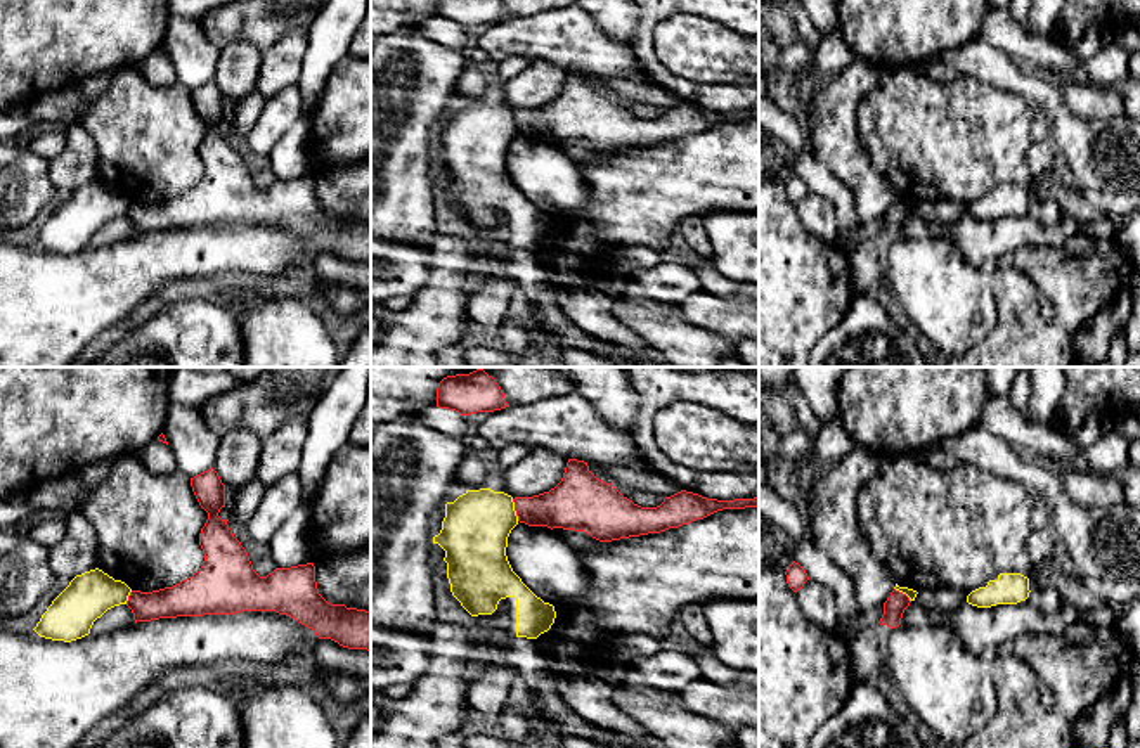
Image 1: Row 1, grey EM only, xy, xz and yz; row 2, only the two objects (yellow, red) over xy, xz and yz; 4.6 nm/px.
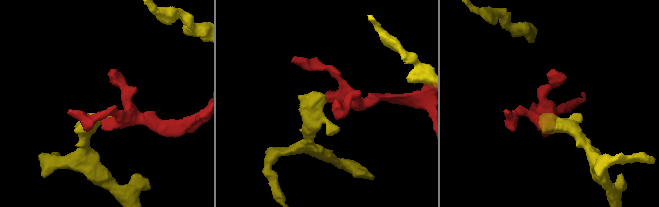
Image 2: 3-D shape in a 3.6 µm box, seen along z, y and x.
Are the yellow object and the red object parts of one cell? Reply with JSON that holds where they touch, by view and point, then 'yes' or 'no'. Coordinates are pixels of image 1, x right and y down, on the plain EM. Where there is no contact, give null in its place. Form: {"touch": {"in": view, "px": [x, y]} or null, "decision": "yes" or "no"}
{"touch": {"in": "xz", "px": [513, 122]}, "decision": "no"}

